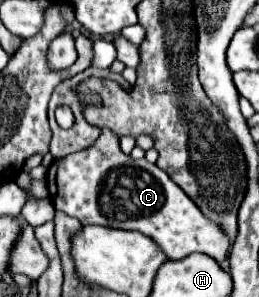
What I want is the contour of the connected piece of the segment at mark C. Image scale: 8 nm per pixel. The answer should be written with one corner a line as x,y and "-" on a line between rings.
103,130
95,146
55,160
47,172
47,188
53,206
77,218
81,224
99,224
109,228
143,232
145,236
151,236
171,260
181,260
193,252
203,252
217,262
223,262
227,258
229,238
223,228
219,228
219,224
215,224
213,220
207,220
201,210
191,202
191,198
185,196
167,176
167,172
161,170
157,164
149,164
147,160
133,162
131,156
125,156
119,148
117,136
111,130

